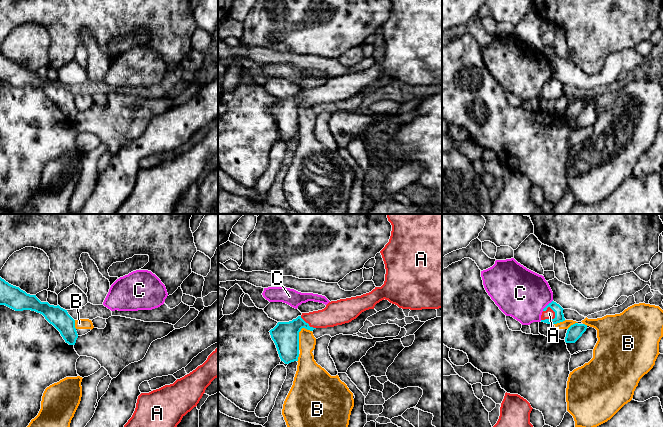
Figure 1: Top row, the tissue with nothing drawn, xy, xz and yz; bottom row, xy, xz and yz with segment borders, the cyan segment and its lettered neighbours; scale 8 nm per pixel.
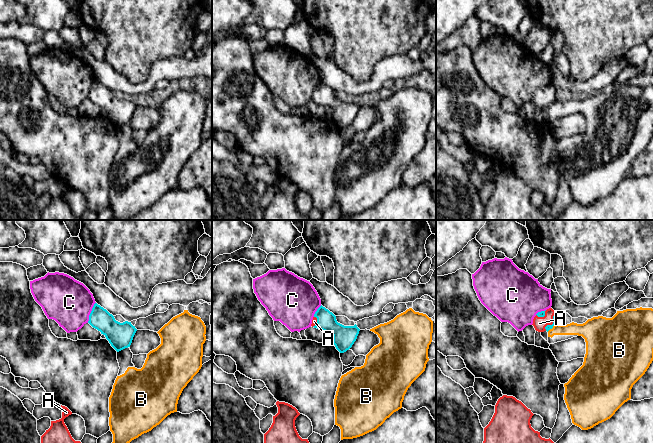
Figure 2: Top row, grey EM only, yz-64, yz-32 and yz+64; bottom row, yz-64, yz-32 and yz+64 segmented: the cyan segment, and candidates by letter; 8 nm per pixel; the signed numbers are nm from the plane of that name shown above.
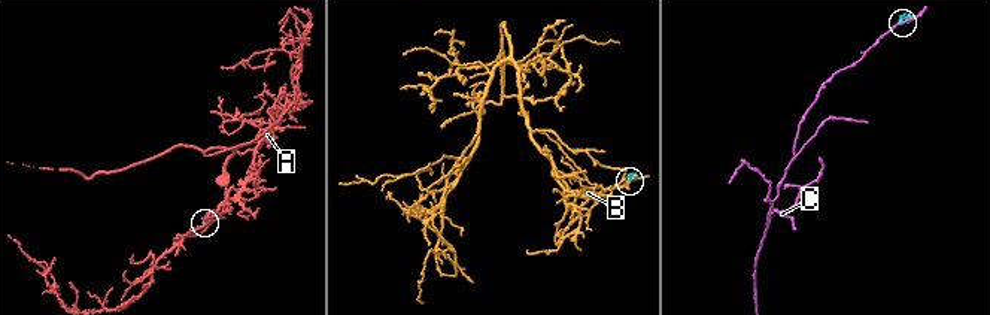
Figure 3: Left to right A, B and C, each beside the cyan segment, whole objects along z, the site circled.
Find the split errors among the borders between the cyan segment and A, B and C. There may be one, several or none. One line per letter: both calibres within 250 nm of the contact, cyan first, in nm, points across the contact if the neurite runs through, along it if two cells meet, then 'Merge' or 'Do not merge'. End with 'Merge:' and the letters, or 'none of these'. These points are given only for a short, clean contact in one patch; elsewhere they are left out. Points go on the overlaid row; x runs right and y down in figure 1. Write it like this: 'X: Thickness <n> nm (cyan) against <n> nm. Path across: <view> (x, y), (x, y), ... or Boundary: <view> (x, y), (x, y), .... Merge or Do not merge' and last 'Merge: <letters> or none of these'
A: Thickness 80 nm (cyan) against 80 nm. Path across: yz (559, 316), (554, 318), (549, 313). Merge
B: Thickness 220 nm (cyan) against 140 nm. Do not merge
C: Thickness 80 nm (cyan) against 400 nm. Do not merge
Merge: A

